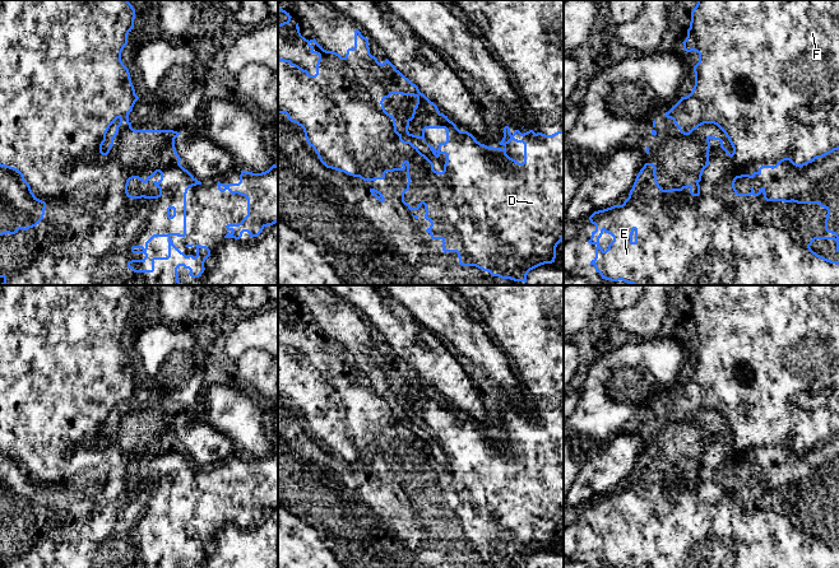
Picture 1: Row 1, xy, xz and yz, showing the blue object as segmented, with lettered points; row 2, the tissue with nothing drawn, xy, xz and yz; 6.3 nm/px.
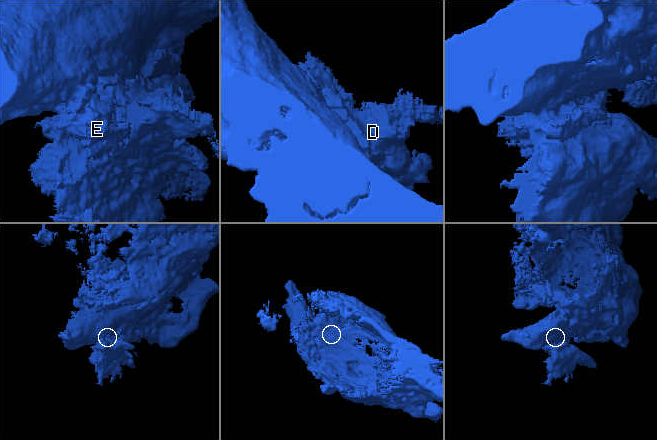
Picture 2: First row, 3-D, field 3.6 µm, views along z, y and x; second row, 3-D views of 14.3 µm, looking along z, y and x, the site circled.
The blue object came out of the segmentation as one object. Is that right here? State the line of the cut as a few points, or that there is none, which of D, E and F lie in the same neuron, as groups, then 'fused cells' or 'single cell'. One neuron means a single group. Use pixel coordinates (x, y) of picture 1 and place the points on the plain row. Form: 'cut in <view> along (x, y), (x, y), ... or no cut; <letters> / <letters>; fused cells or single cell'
cut in xz along (313, 361), (367, 452), (372, 433), (398, 427), (376, 464); D E / F; fused cells

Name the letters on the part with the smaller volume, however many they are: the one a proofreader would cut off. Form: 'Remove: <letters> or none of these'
Remove: D, E

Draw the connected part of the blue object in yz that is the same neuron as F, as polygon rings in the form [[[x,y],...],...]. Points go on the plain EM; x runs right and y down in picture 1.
[[[697,285],[696,292],[691,297],[690,313],[687,315],[687,322],[682,327],[686,337],[695,336],[699,339],[699,348],[694,351],[695,371],[691,378],[681,385],[666,397],[666,402],[671,404],[683,420],[690,420],[694,415],[704,409],[717,410],[728,423],[733,433],[733,443],[740,451],[754,451],[759,455],[777,453],[782,447],[789,446],[796,452],[803,452],[815,447],[817,443],[822,443],[834,436],[839,436],[839,285]]]

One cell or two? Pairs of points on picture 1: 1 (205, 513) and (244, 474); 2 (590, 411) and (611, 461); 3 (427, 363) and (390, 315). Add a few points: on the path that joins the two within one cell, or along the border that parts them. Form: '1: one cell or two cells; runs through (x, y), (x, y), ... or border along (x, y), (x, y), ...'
1: one cell; runs through (216, 503), (235, 484), (235, 480)
2: two cells; border along (629, 428), (592, 452)
3: one cell; runs through (418, 352), (398, 326)

